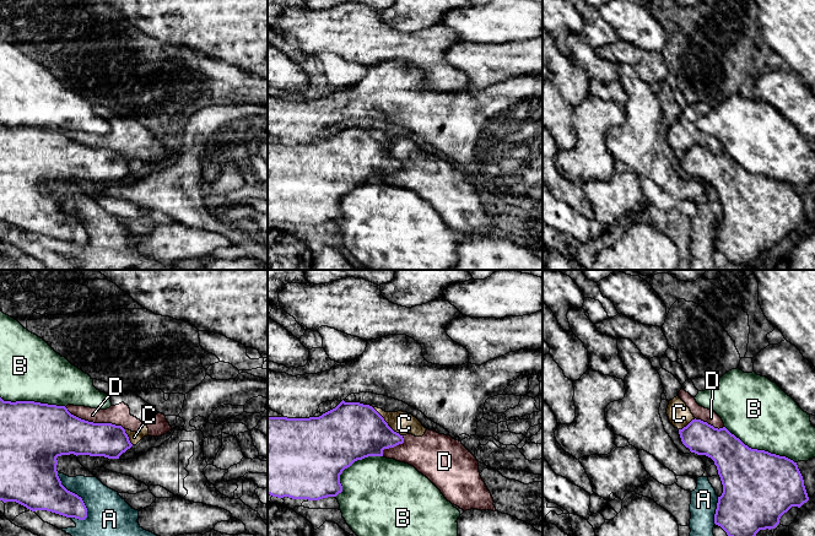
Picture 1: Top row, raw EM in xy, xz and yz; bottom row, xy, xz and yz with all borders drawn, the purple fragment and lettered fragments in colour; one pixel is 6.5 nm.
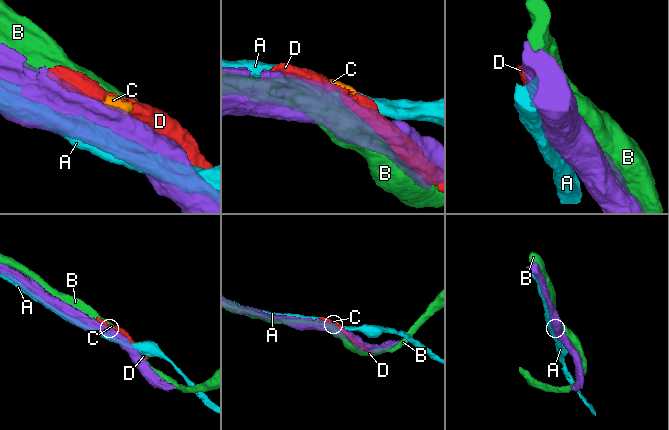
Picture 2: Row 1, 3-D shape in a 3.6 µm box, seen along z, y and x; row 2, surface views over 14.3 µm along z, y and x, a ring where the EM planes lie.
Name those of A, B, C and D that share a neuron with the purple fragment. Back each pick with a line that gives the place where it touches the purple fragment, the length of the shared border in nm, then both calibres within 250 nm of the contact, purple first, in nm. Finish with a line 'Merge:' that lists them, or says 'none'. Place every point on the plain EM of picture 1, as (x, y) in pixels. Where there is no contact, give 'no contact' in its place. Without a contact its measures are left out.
Merge: none

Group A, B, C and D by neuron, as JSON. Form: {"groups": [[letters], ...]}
{"groups": [["A"], ["B"], ["C", "D"]]}

